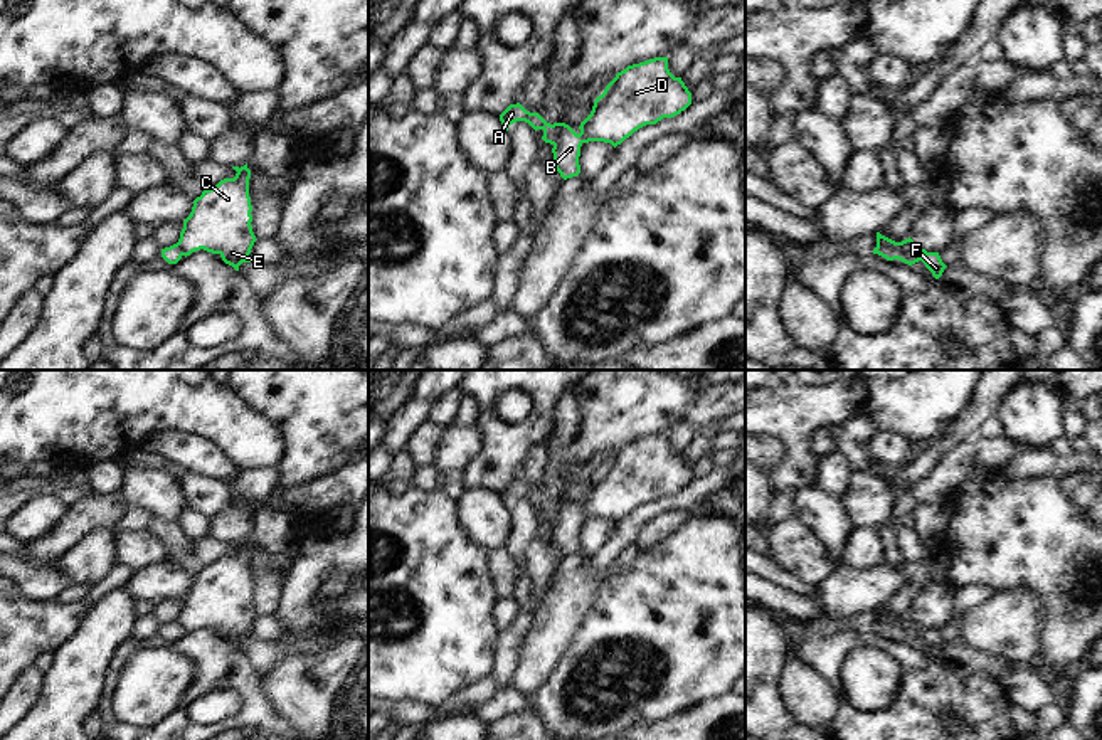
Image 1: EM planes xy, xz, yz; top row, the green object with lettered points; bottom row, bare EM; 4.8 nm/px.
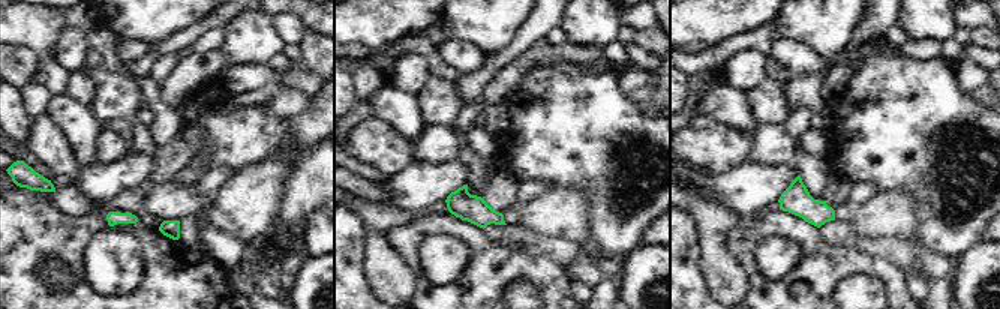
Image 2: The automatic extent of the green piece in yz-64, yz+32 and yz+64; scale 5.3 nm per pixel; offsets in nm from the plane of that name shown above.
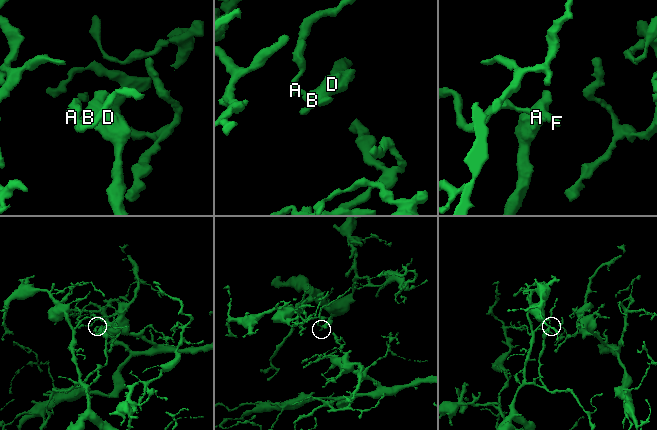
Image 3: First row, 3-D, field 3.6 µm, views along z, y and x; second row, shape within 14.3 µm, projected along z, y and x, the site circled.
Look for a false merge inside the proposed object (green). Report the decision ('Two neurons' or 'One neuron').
Two neurons.

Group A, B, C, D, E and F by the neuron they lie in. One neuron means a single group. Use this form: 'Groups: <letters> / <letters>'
Groups: A / B C D E F.

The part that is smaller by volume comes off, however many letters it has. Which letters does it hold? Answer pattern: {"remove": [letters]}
{"remove": ["A"]}

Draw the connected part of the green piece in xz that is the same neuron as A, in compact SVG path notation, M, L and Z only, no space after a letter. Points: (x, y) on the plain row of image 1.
M520 479L517 481L510 481L501 491L500 491L500 498L503 501L503 505L508 508L508 503L517 500L517 498L525 498L528 500L535 508L542 506L543 513L542 516L545 520L554 521L555 520L555 510L557 510L557 503L560 500L547 500L538 489L530 489L527 488Z

